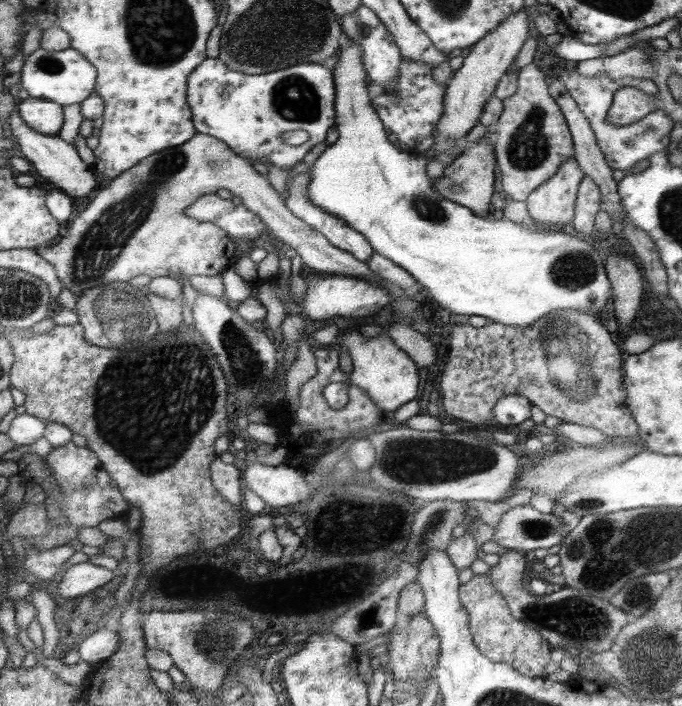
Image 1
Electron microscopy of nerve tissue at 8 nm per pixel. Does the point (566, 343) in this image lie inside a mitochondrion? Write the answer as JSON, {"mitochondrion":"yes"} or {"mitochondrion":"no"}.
{"mitochondrion":"yes"}

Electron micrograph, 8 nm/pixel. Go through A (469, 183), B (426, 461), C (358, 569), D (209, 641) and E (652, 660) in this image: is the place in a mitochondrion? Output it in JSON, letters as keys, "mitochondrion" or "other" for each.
{"A":"other","B":"mitochondrion","C":"other","D":"mitochondrion","E":"mitochondrion"}

